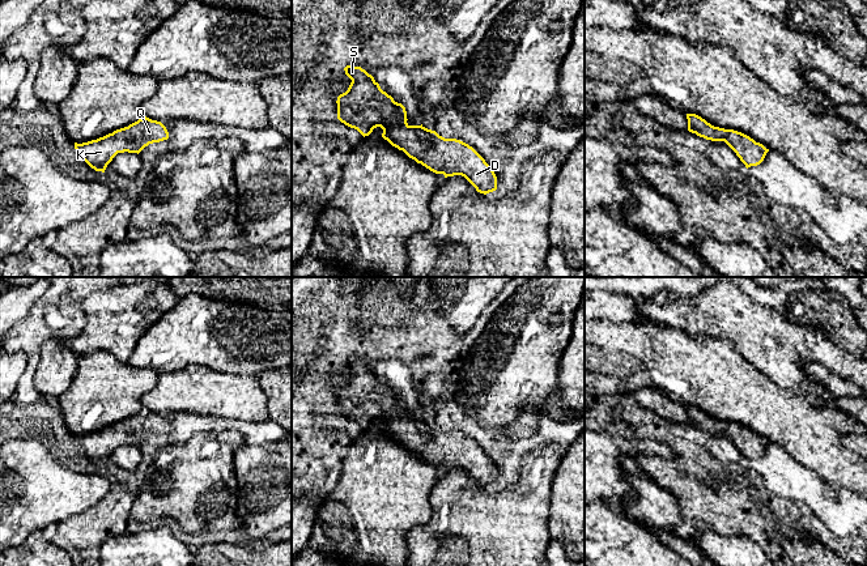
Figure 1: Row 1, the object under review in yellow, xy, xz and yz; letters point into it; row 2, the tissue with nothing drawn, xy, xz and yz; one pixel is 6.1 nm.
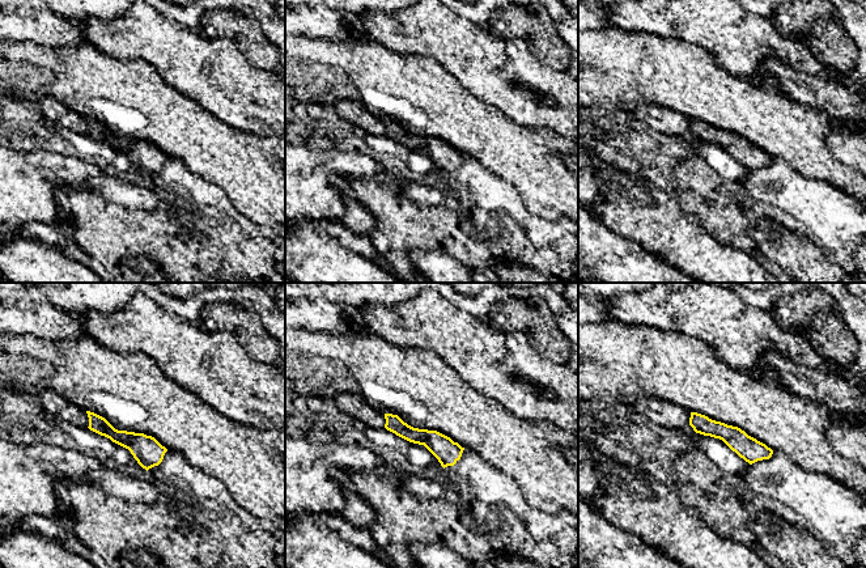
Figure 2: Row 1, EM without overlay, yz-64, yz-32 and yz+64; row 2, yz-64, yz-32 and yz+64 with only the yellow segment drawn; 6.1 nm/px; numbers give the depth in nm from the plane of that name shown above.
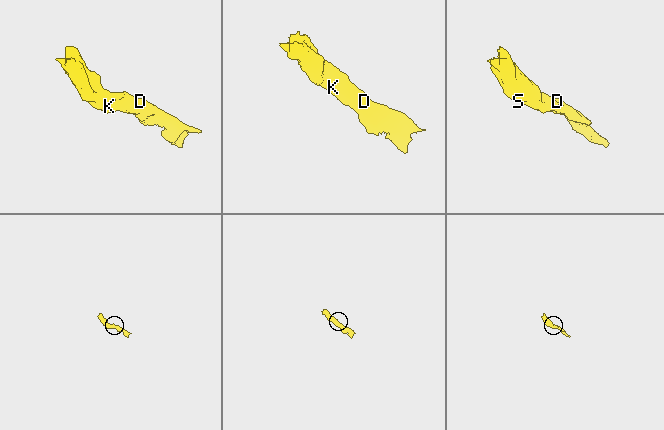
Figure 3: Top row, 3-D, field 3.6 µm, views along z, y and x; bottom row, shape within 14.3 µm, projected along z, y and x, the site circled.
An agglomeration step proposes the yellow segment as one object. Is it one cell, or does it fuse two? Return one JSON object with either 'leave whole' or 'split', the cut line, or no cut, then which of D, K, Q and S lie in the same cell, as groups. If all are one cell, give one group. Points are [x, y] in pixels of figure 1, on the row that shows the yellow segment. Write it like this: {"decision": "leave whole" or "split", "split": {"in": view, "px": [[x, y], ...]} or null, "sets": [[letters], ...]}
{"decision": "leave whole", "split": null, "sets": [["D", "K", "Q", "S"]]}

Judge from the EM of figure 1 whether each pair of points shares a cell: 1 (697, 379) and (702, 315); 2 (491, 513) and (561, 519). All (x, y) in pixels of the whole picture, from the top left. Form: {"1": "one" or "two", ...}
{"1": "two", "2": "two"}

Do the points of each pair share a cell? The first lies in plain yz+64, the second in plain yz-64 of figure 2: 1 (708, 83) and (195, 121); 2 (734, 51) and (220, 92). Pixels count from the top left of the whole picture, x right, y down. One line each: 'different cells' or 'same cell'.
1: same cell
2: same cell

